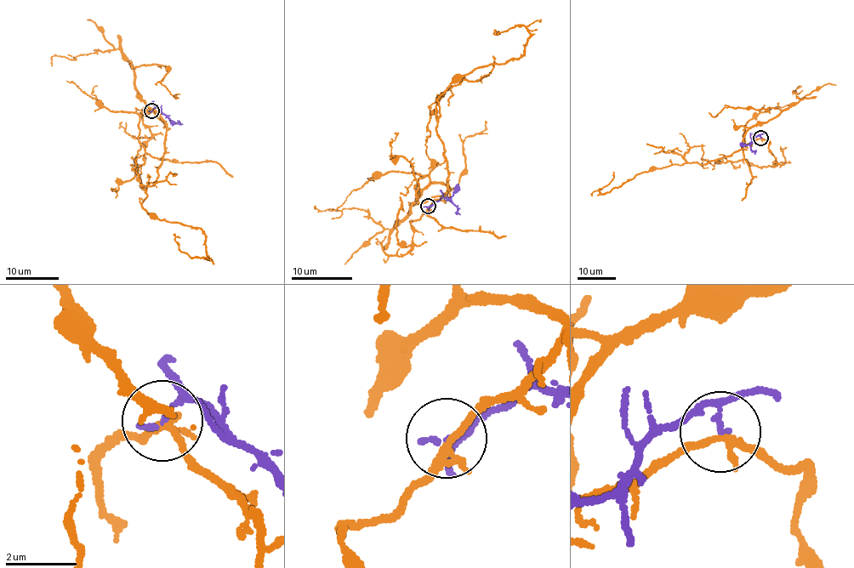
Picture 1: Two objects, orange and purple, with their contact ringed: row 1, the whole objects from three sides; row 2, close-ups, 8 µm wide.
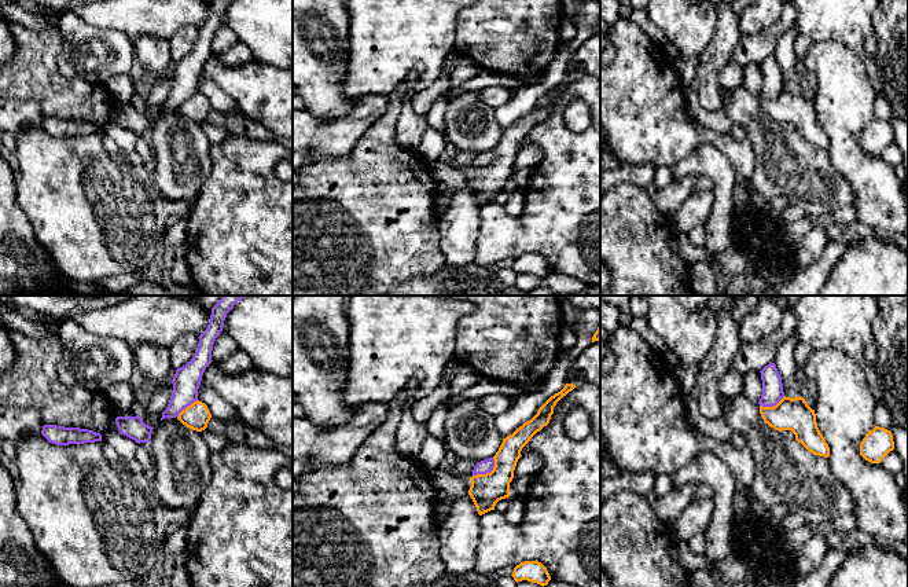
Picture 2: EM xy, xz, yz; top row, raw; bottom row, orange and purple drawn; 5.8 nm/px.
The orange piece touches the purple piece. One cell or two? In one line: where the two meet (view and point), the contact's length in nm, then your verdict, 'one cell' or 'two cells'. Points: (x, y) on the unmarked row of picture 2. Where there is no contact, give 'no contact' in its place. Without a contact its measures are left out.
contact xz (486, 165); length 170 nm; two cells

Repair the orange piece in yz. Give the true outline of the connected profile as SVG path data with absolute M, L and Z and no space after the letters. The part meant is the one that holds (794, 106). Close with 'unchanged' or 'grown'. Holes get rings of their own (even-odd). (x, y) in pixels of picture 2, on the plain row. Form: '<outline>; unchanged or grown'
M784 88L773 99L760 98L760 106L764 114L775 122L791 122L795 132L809 144L824 150L830 148L830 139L817 120L815 102L804 89Z; unchanged

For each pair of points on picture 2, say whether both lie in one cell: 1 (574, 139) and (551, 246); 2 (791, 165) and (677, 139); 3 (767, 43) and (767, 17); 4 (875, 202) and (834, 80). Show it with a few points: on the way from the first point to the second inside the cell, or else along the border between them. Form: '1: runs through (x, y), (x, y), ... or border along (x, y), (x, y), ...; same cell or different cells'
1: runs through (585, 165), (583, 215), (577, 220); same cell
2: border along (746, 136), (753, 149), (753, 173), (747, 184); different cells
3: border along (782, 14), (769, 26), (756, 33), (742, 35); different cells
4: runs through (863, 172), (845, 154), (844, 110); same cell

